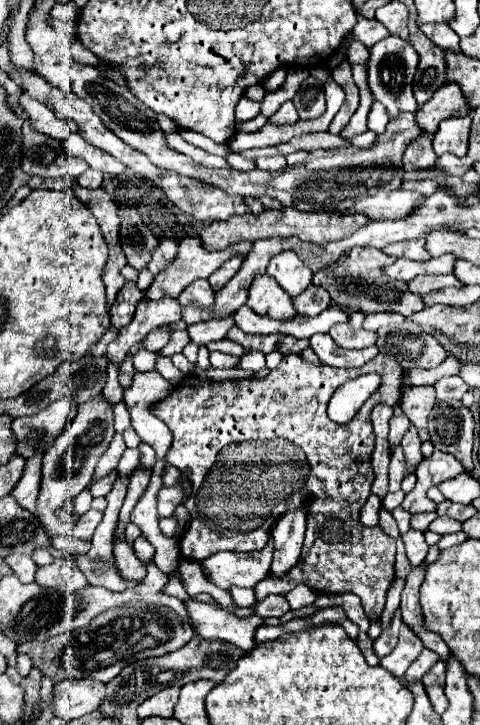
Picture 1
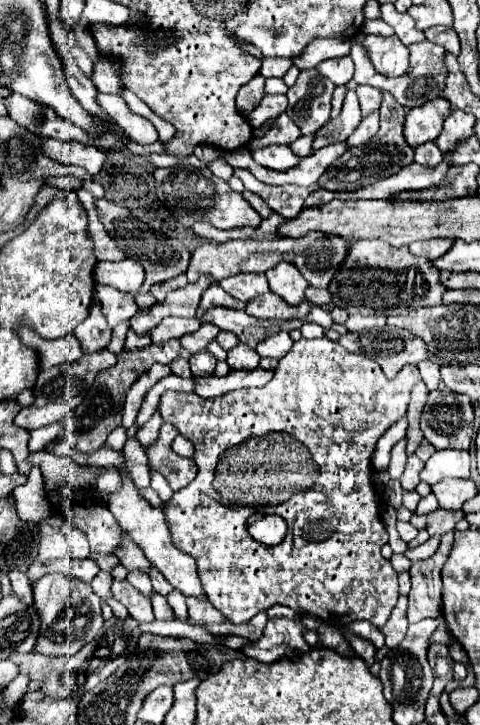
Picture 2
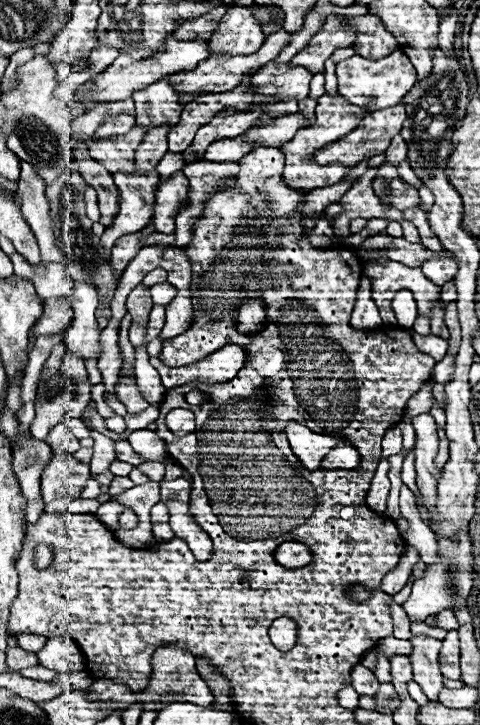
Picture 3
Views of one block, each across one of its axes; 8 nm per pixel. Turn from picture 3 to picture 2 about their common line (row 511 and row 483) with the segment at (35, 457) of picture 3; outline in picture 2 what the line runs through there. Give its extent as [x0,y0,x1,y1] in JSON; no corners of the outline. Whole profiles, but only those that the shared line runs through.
[12,466,52,522]

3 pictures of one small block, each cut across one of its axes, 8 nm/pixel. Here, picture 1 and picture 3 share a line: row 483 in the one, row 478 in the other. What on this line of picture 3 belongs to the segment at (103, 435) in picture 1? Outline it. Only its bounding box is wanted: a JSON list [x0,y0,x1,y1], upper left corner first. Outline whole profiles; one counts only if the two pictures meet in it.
[42,454,90,502]

